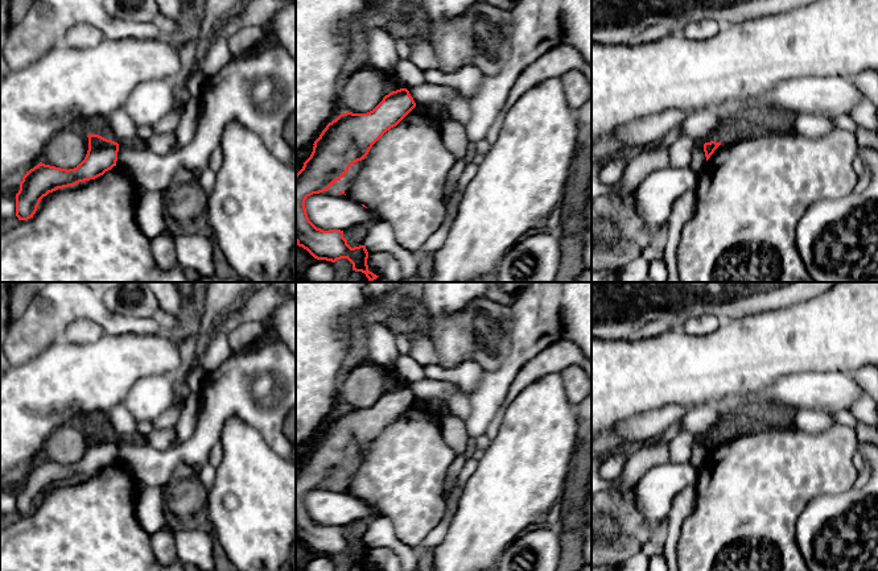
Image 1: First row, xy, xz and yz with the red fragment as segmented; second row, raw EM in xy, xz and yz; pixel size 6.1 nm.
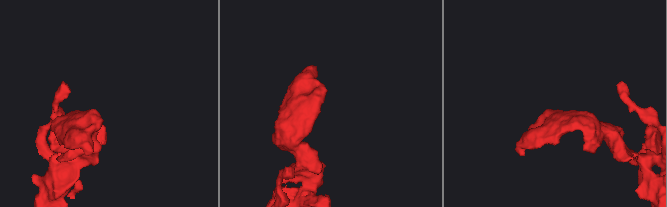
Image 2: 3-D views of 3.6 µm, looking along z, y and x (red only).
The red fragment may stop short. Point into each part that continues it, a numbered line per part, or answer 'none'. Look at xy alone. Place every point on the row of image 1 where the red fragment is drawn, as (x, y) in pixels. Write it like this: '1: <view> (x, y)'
none

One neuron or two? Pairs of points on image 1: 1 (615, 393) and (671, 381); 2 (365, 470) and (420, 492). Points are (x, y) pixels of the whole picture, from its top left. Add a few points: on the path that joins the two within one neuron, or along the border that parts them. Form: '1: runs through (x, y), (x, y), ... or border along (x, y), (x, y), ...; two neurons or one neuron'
1: runs through (629, 381), (658, 381); one neuron
2: runs through (378, 476), (399, 476), (407, 484); one neuron

